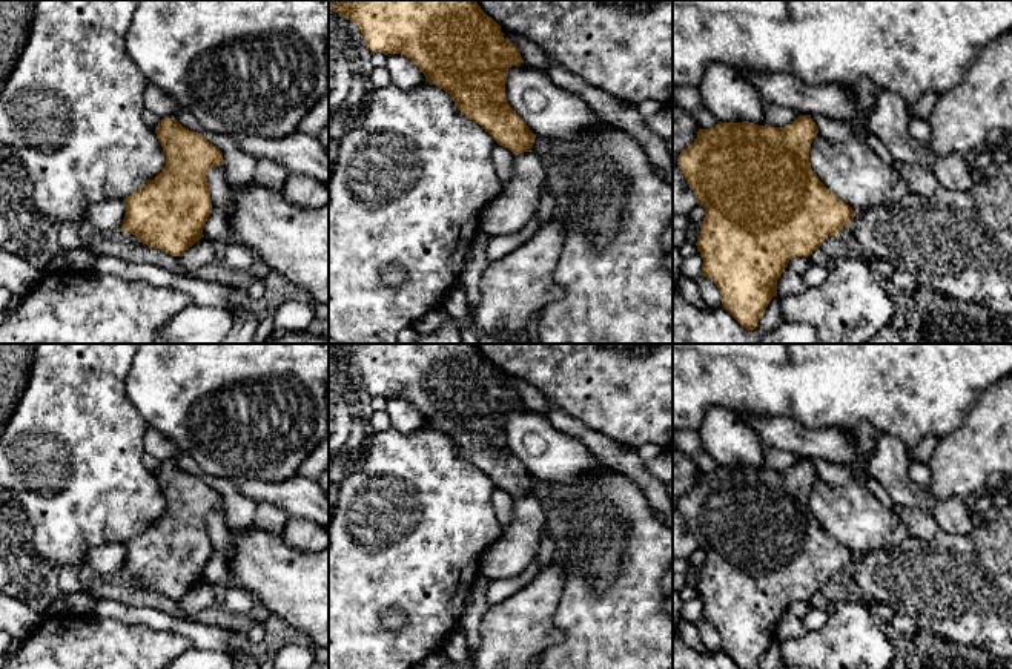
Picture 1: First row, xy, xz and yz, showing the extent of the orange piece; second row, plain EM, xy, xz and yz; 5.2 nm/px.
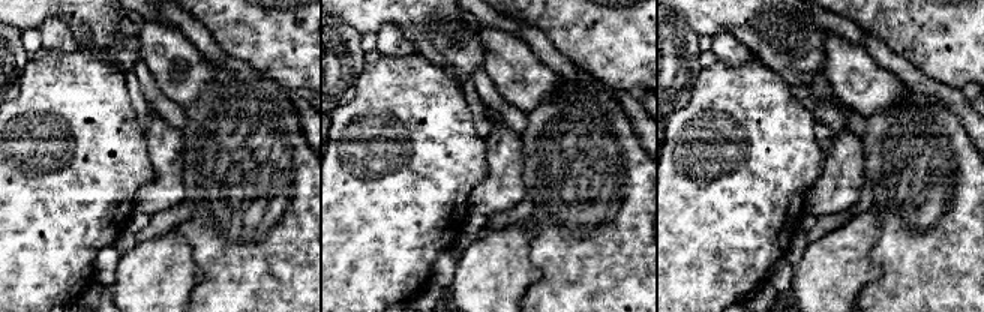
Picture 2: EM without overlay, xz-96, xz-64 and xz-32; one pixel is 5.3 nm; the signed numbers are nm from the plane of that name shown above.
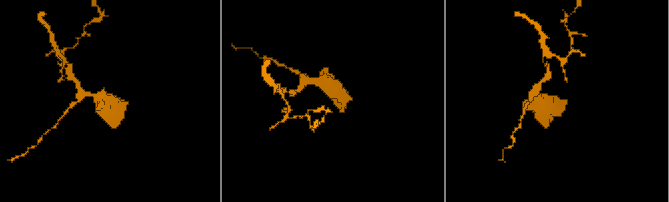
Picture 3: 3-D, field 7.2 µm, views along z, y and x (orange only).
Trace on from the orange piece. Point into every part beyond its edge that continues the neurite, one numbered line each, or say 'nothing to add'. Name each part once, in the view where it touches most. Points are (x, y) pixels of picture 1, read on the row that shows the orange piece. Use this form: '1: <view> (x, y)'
nothing to add

